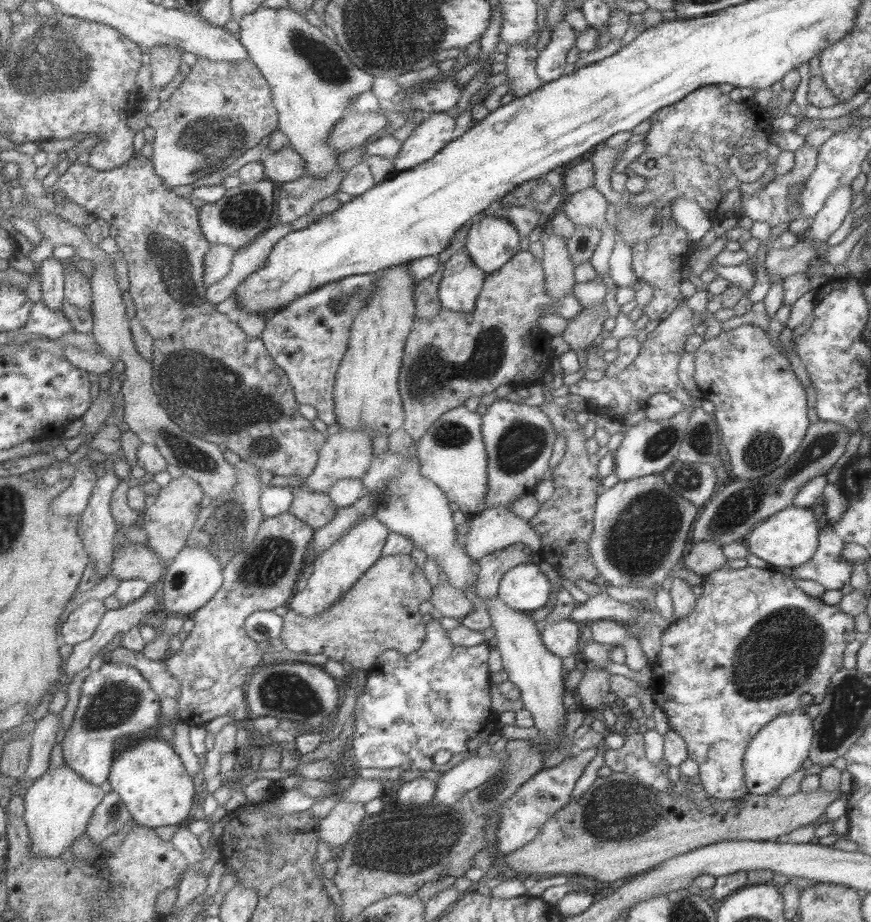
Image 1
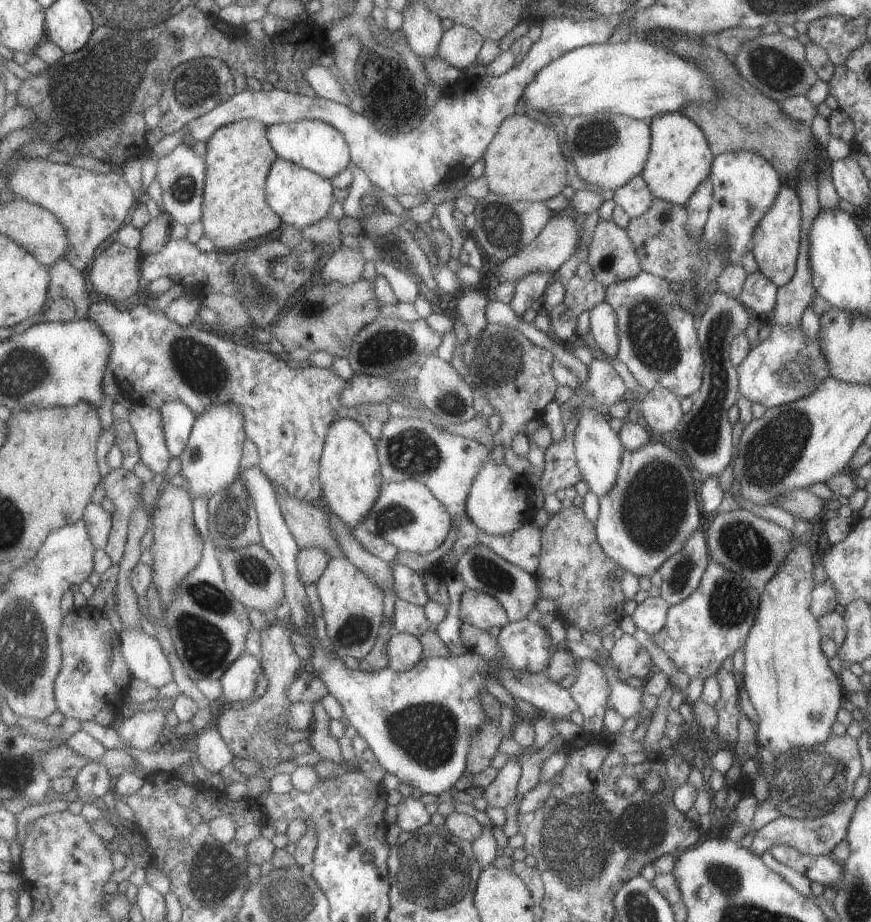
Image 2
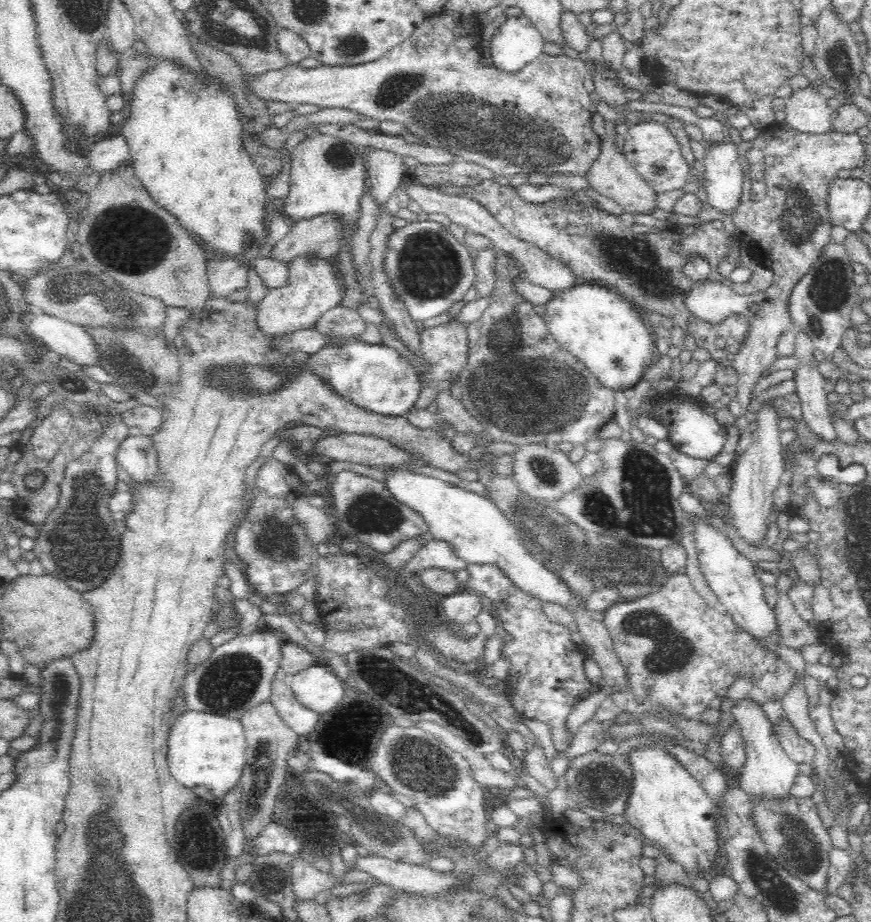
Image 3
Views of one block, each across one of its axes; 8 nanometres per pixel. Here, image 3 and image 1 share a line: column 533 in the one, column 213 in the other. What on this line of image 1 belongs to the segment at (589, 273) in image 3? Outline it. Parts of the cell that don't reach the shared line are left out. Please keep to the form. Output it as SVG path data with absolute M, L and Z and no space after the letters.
M265 178L255 184L241 182L237 187L226 190L221 199L213 204L205 204L200 210L203 234L212 244L229 244L239 251L252 244L274 225L277 182Z

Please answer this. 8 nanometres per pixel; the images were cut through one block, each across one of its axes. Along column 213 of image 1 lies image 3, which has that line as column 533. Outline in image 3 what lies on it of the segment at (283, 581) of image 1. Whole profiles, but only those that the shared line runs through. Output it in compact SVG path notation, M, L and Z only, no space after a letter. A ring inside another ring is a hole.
M467 564L466 570L469 573L469 579L465 582L467 584L466 590L480 592L484 599L490 599L497 610L499 627L511 635L511 639L506 641L501 648L501 656L508 660L509 664L509 674L506 679L508 686L505 695L509 698L518 716L539 720L546 724L550 729L557 752L568 750L575 735L572 737L572 734L568 732L566 720L572 709L575 708L576 702L591 695L597 689L597 686L592 686L590 679L586 677L583 665L586 657L580 652L579 644L570 639L571 628L551 623L542 610L542 602L534 599L532 595L518 590L518 587L510 582L510 579L506 578L502 571L498 570L498 567ZM535 680L539 684L533 685L532 682Z

